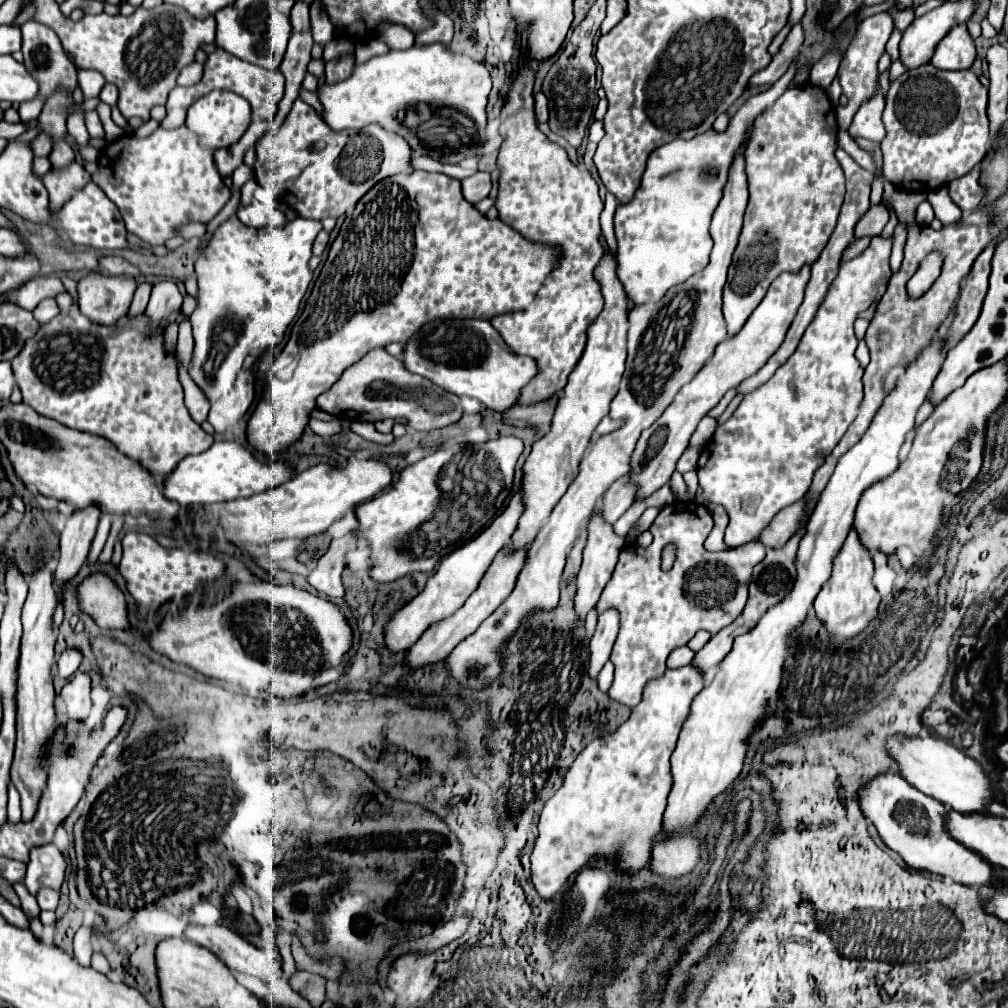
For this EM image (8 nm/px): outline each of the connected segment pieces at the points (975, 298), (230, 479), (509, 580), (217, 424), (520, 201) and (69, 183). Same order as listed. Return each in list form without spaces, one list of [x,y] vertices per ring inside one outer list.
[[[994,241],[978,255],[978,259],[972,265],[972,271],[966,277],[960,301],[956,305],[956,313],[952,315],[950,327],[946,331],[948,347],[952,347],[956,341],[960,341],[960,337],[964,337],[968,333],[968,329],[972,329],[972,325],[976,323],[980,305],[984,301],[984,293],[988,291],[990,261],[992,261],[995,246],[996,242]]]
[[[220,441],[200,455],[186,455],[176,465],[176,469],[170,475],[166,475],[162,483],[162,495],[180,505],[218,503],[218,501],[232,501],[238,497],[250,497],[268,491],[272,487],[282,485],[290,477],[292,477],[292,469],[286,463],[254,459],[254,453],[250,449],[234,441]]]
[[[524,545],[522,549],[514,549],[514,547],[504,547],[500,549],[500,553],[496,555],[496,559],[492,561],[490,569],[486,571],[486,575],[482,577],[478,589],[466,599],[466,603],[450,617],[442,619],[442,621],[436,621],[432,623],[424,633],[422,637],[408,649],[408,655],[406,655],[406,663],[410,667],[420,667],[420,665],[432,665],[432,663],[438,663],[438,661],[444,661],[452,649],[462,641],[466,639],[468,635],[472,635],[486,617],[490,617],[502,603],[504,599],[514,591],[516,587],[516,579],[526,563],[526,553],[528,553],[530,545]]]
[[[240,371],[230,395],[218,399],[208,413],[208,421],[216,433],[224,433],[230,425],[236,425],[250,409],[254,399],[254,377],[252,371]]]
[[[520,65],[508,91],[506,107],[500,113],[500,135],[504,143],[498,153],[500,179],[494,207],[498,209],[498,219],[524,237],[536,243],[560,245],[564,259],[526,309],[490,319],[492,327],[514,353],[528,355],[538,365],[534,379],[520,391],[520,405],[546,401],[566,387],[570,371],[584,353],[586,329],[604,307],[600,283],[594,281],[592,275],[604,255],[600,243],[600,213],[604,203],[598,197],[598,183],[588,169],[580,171],[578,165],[570,161],[564,147],[552,143],[538,129],[532,87],[534,71],[528,65]]]
[[[72,163],[62,171],[50,171],[44,181],[50,181],[50,211],[56,213],[56,209],[68,203],[70,197],[90,181],[90,173],[86,173],[80,163]]]

